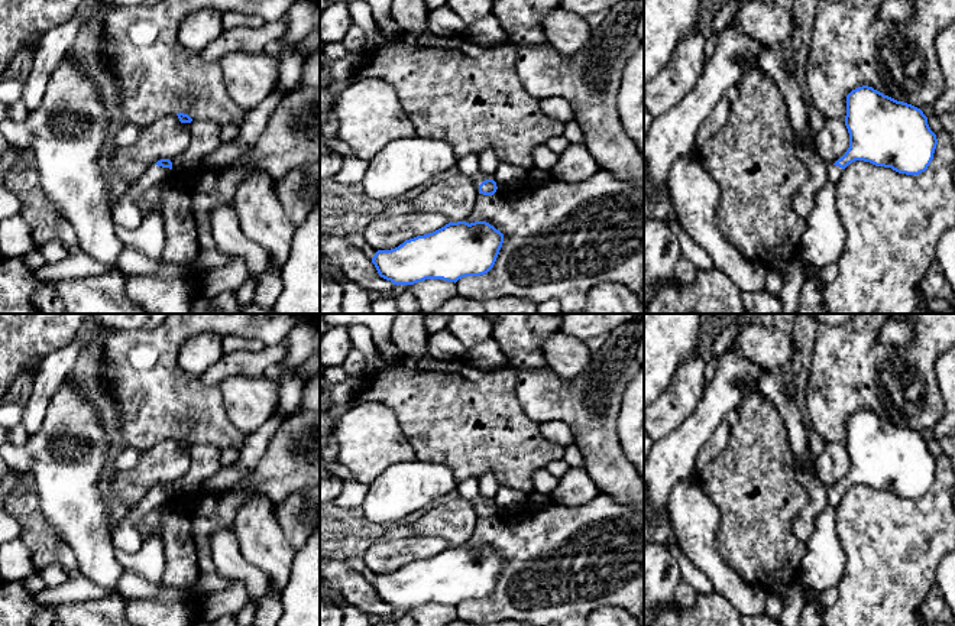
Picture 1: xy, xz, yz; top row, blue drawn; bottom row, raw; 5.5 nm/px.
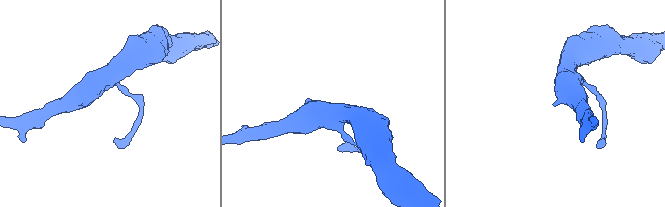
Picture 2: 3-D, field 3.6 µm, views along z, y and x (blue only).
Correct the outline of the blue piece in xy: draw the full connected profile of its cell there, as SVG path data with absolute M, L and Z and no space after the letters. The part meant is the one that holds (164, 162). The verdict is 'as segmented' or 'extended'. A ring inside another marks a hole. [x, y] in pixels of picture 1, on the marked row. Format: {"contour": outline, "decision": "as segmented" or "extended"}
{"contour": "M161 159L148 168L114 205L111 213L113 223L129 230L137 228L143 220L137 204L139 197L152 185L162 182L171 172L172 162L169 159Z", "decision": "extended"}

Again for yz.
{"contour": "M868 85L858 87L846 95L845 126L849 133L849 147L842 158L826 168L828 182L833 185L841 179L844 169L855 160L891 168L899 173L919 175L930 165L938 145L936 134L920 108Z", "decision": "extended"}

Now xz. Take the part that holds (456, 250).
{"contour": "M457 221L372 257L381 278L394 285L425 279L457 282L488 273L499 254L504 234L486 221Z", "decision": "as segmented"}

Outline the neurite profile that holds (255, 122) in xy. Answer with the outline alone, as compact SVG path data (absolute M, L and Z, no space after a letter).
M272 93L255 108L249 110L245 121L239 127L237 136L229 145L221 143L205 165L211 168L223 168L227 159L236 159L249 152L265 130L268 119L279 104L281 98L282 95Z

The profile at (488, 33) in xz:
M493 14L467 25L463 35L476 46L485 49L505 45L508 39L506 32Z

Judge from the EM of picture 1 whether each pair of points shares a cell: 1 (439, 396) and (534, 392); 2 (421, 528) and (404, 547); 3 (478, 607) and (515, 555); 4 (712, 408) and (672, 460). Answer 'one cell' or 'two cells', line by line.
1: two cells
2: two cells
3: one cell
4: one cell

